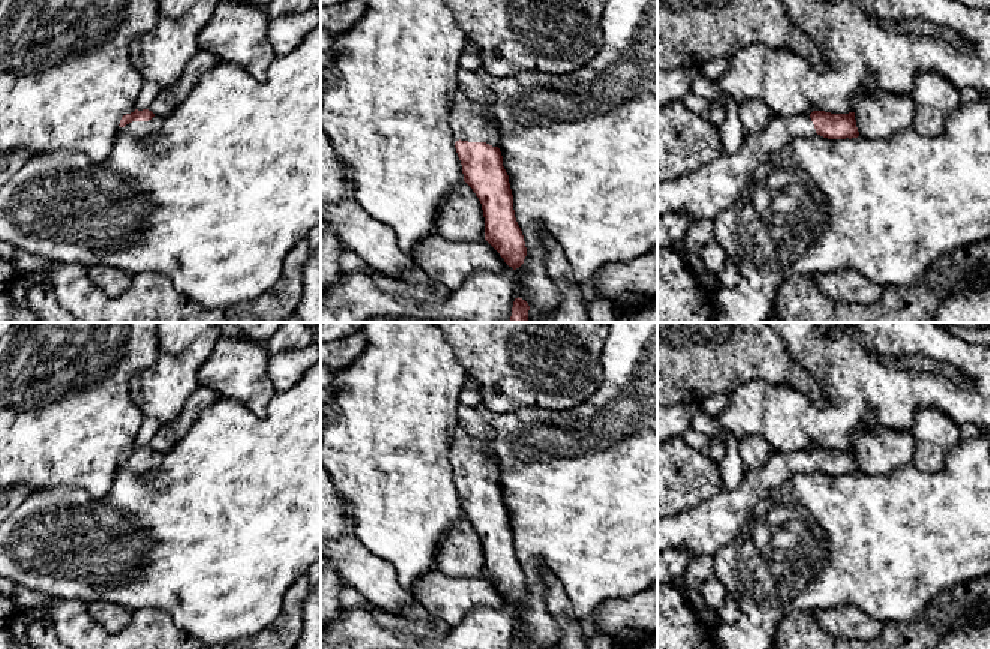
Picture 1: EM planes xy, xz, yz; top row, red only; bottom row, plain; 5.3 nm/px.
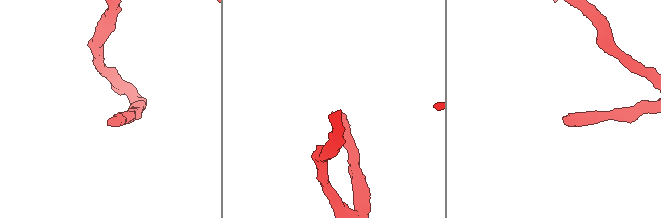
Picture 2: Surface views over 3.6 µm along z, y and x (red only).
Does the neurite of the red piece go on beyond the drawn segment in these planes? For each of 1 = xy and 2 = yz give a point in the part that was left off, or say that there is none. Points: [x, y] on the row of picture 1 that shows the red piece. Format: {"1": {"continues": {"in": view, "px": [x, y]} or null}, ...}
{"1": {"continues": {"in": "xy", "px": [140, 129]}}, "2": {"continues": {"in": "yz", "px": [701, 194]}}}

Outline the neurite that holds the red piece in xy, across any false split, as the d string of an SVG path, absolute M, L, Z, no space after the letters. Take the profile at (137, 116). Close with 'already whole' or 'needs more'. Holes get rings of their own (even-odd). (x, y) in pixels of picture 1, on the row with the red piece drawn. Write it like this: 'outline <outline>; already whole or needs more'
outline M135 109L134 112L122 117L118 124L118 133L142 138L146 135L158 132L162 126L162 121L162 118L156 117L148 109Z; needs more

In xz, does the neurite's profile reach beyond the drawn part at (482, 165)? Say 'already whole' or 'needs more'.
needs more

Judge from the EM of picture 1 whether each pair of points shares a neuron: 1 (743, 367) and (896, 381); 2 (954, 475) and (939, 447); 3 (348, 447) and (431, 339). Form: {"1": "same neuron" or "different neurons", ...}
{"1": "different neurons", "2": "different neurons", "3": "same neuron"}

